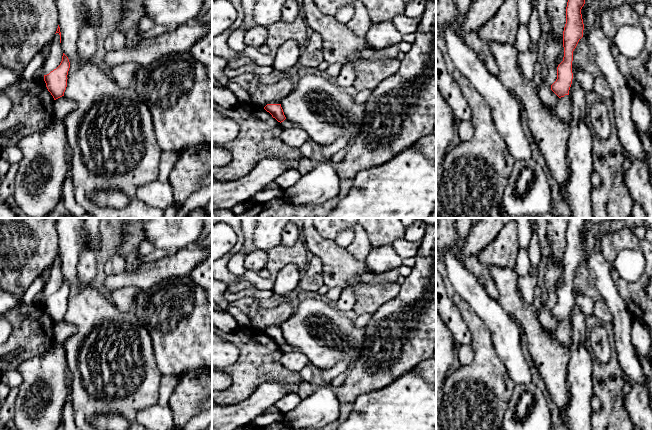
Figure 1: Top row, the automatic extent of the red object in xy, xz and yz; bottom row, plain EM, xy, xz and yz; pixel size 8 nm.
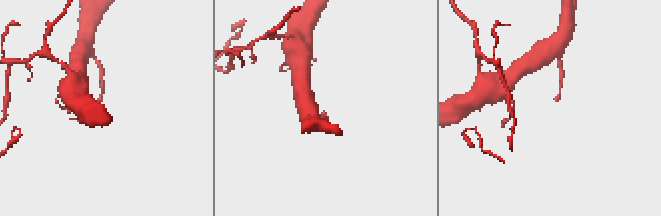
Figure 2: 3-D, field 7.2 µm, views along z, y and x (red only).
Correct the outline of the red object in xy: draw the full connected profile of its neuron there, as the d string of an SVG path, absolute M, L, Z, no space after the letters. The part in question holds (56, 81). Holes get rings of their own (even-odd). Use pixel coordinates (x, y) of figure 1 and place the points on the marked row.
M63 53L60 65L51 71L49 74L44 75L44 81L48 91L53 96L54 100L64 96L67 87L67 75L70 68L68 57Z

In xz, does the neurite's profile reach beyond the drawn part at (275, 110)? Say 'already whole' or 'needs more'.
already whole

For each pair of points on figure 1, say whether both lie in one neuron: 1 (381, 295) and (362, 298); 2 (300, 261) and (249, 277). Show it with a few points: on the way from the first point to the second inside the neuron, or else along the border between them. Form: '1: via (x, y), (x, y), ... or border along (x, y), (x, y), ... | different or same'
1: via (376, 295), (367, 298) | same
2: via (286, 260), (274, 269), (268, 281), (263, 281) | same

